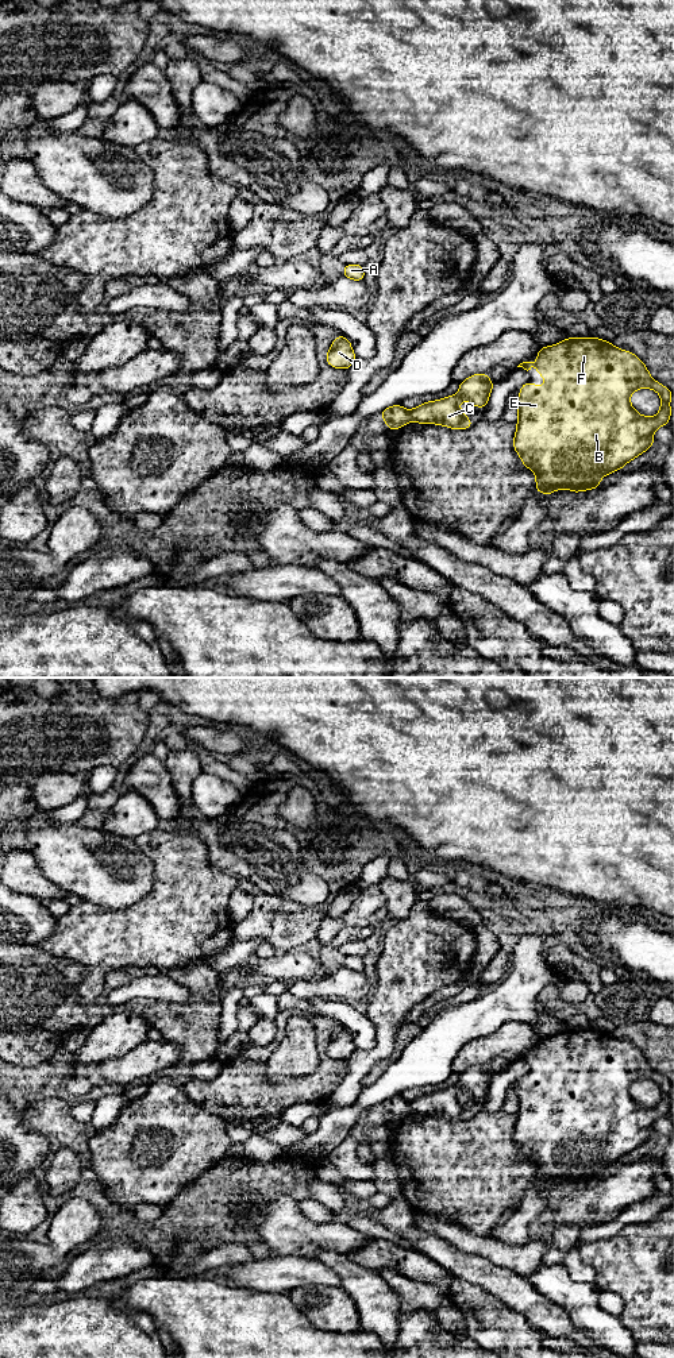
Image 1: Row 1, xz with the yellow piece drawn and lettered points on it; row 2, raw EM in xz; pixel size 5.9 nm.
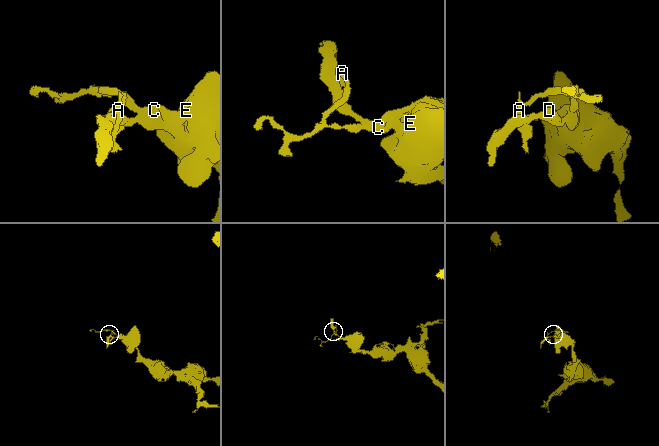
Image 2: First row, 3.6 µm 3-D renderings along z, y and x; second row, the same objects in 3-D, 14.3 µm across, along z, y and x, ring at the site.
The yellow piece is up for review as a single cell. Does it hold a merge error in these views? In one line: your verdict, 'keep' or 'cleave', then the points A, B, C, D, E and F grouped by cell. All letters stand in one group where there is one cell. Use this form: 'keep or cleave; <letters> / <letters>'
cleave; A / B C D E F

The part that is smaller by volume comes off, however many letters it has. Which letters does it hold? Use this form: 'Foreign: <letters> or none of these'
Foreign: A

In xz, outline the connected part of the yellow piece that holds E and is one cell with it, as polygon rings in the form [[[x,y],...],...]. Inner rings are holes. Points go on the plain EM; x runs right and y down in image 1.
[[[592,1027],[567,1029],[555,1037],[542,1038],[538,1042],[536,1061],[550,1076],[534,1077],[528,1072],[520,1079],[513,1139],[523,1156],[535,1164],[535,1181],[548,1188],[554,1181],[561,1180],[579,1184],[598,1178],[604,1166],[621,1161],[624,1156],[654,1137],[654,1122],[670,1112],[670,1089],[674,1084],[654,1072],[635,1045],[616,1039],[609,1033]],[[642,1079],[660,1085],[662,1093],[658,1107],[644,1108],[631,1097],[631,1085]]]

